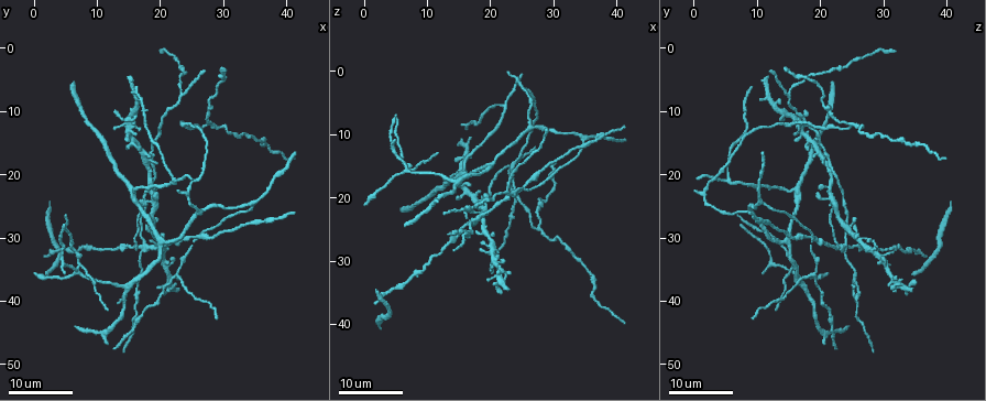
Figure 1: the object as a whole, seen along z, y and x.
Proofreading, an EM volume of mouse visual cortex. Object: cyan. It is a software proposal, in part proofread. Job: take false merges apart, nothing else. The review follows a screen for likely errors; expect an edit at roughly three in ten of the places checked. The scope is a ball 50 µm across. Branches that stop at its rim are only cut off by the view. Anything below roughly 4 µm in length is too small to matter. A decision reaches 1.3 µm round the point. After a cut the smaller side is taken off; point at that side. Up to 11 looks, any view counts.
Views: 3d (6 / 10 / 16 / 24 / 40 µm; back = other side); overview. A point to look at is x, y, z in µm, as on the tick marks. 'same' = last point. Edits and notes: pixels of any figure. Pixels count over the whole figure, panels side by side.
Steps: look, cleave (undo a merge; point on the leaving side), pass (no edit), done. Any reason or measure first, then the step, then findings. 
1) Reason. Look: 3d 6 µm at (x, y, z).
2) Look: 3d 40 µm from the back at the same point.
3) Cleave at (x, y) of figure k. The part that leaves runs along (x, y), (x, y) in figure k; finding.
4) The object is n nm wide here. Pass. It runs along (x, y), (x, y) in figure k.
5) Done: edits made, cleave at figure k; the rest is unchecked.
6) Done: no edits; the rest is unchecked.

A fork. Look: 3d 24 µm at (22.5, 36.0, 19.0).

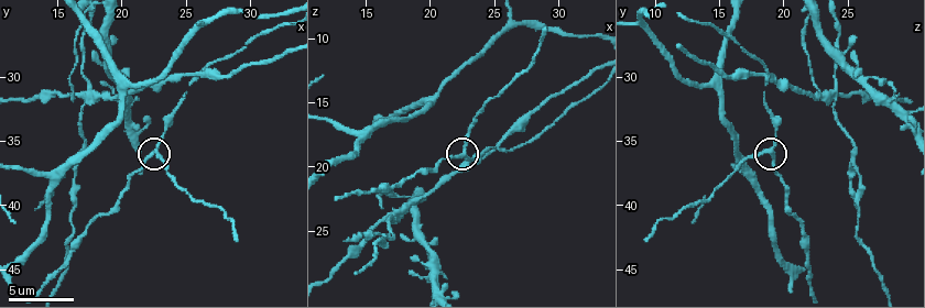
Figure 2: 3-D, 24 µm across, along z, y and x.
Closer look. Look: 3d 10 µm at (22.6, 36.0, 18.8).

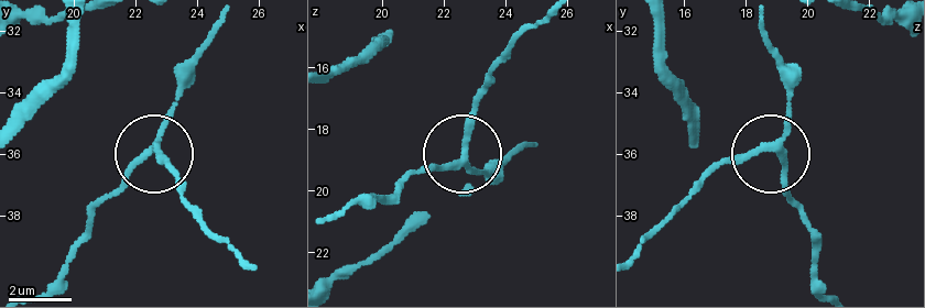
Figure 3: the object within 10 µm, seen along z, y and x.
The object is 210 nm wide here. Pass. It runs along (759, 19), (791, 97), (785, 121), (759, 155), (706, 174) in figure 3; continuous, no second cell.

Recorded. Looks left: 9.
Look: 3d 24 µm at (16.0, 22.0, 15.5).

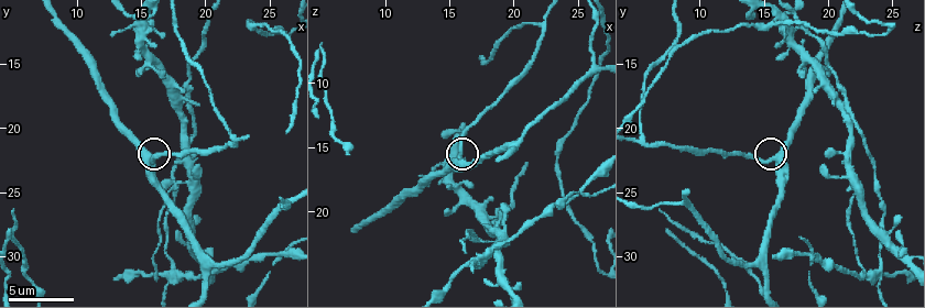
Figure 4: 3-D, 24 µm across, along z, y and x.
Look: 3d 10 µm at (15.8, 22.6, 15.6).

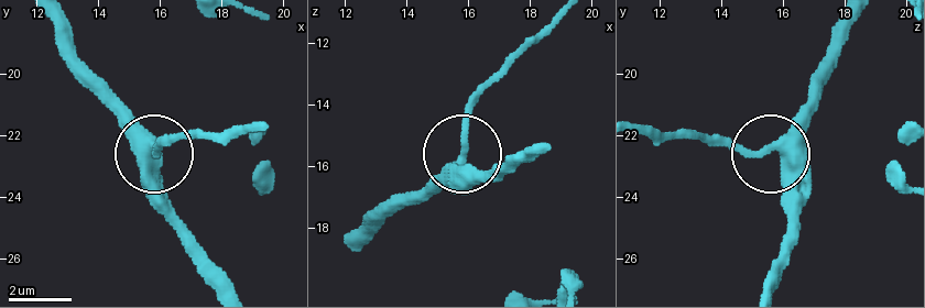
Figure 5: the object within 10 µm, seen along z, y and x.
The side arm is 22 µm long. Pass. All the same cell.

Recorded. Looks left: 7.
Look: 3d 10 µm at (17.6, 17.2, 20.2).

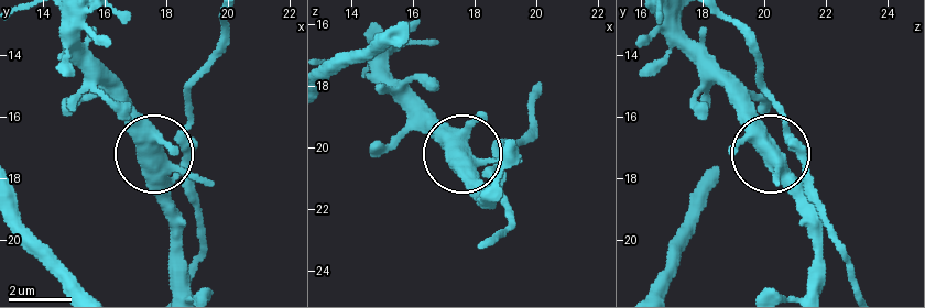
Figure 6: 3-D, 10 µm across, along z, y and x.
The side arm is 18 µm long. Pass. It runs along (480, 246), (511, 212), (467, 157), (412, 110) in figure 6; one cell here.

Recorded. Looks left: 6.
Three-way junction. Look: 3d 24 µm at (28.0, 12.0, 24.5).

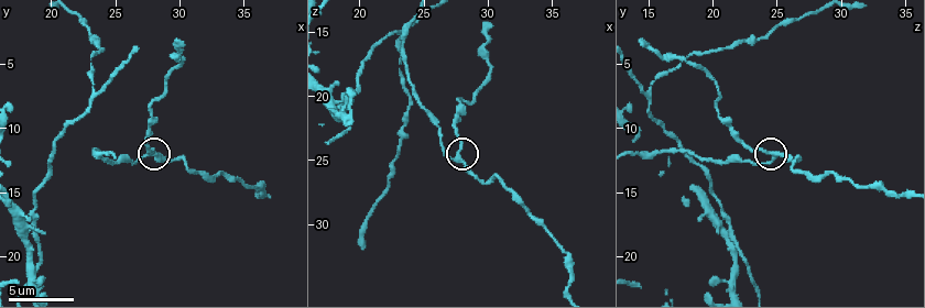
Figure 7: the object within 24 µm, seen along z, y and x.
Look: 3d 6 µm at (27.8, 12.0, 25.0).

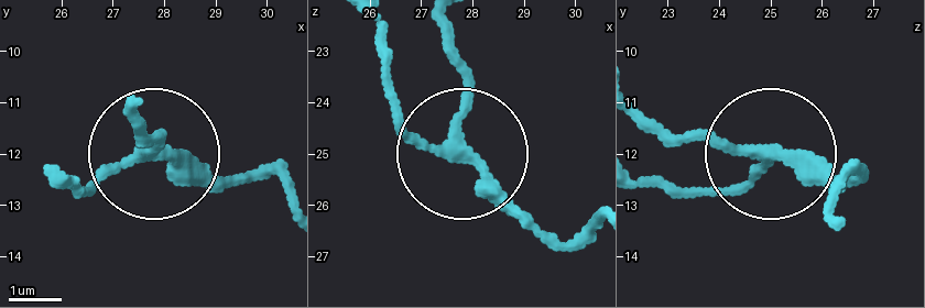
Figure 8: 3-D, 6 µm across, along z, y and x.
3 arms meet here. Pass. It runs along (643, 188), (722, 188), (766, 157), (648, 127) in figure 8; continuous, no second cell.

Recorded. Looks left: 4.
Four or more arms meet. Look: 3d 24 µm at (7.0, 35.0, 15.5).

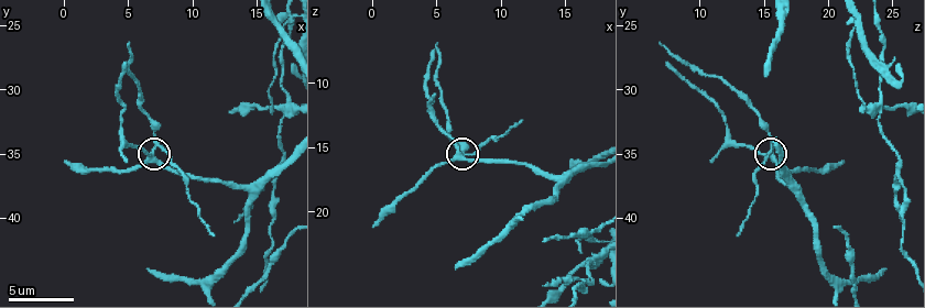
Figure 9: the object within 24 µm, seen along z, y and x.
Zoom in. Look: 3d 10 µm at (6.8, 34.8, 15.6).

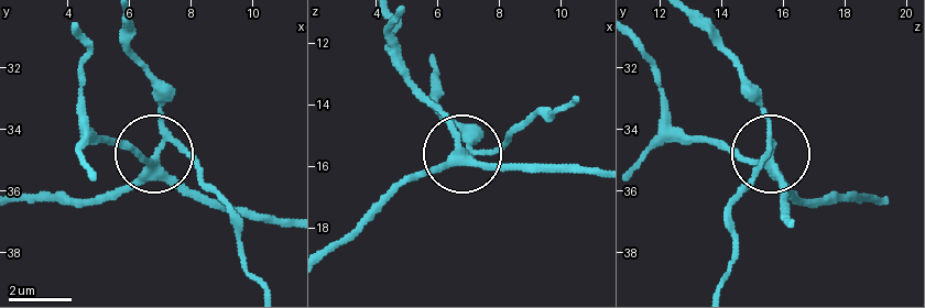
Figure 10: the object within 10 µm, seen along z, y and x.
The side arm is 13 µm long. Cleave at (198, 167) of figure 10. The part that leaves runs along (167, 136), (222, 206), (241, 261), (260, 284) in figure 10; two cells meet here.

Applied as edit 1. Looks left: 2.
Done: edits made, cleave at figure 10; the rest is unchecked.

